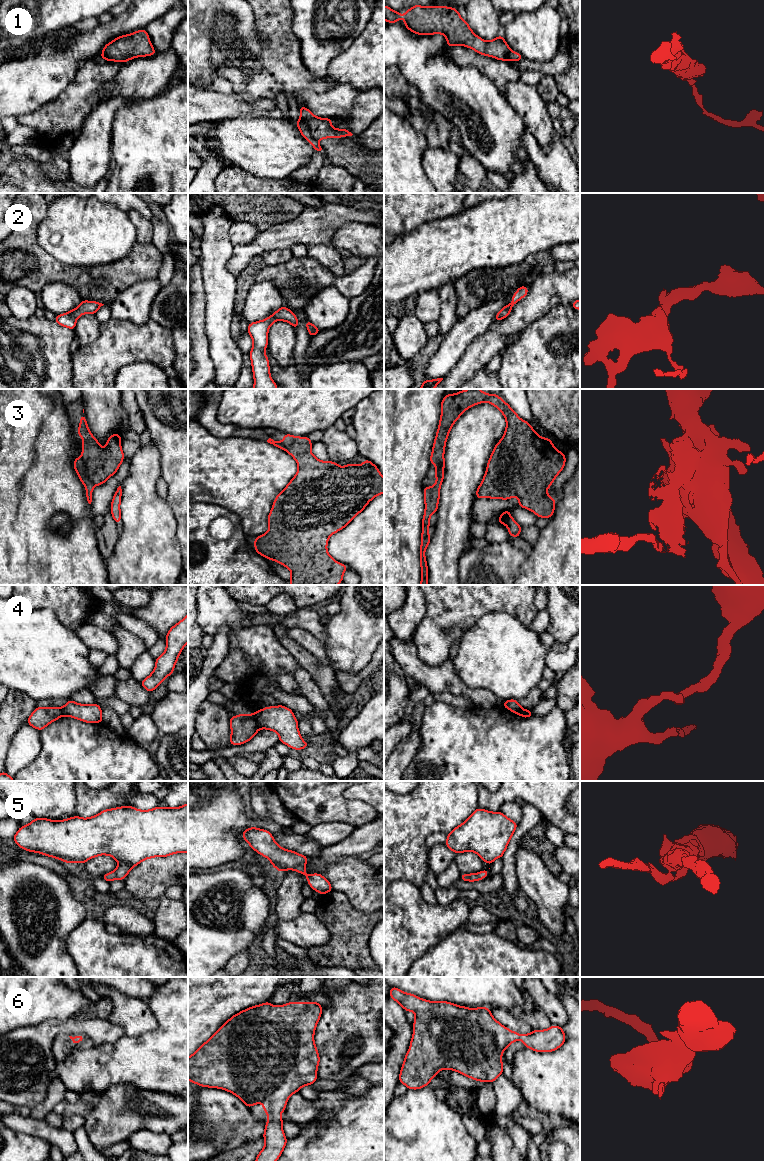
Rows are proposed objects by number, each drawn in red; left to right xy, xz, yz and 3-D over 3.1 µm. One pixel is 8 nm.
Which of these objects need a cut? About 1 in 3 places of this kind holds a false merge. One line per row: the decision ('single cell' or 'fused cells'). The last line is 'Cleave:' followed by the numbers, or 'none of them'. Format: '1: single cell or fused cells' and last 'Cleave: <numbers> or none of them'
1: fused cells
2: single cell
3: fused cells
4: fused cells
5: single cell
6: single cell
Cleave: 1, 3, 4

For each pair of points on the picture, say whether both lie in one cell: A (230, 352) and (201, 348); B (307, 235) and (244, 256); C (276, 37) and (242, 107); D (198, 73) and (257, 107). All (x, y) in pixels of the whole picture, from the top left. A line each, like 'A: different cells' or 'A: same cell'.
A: different cells
B: same cell
C: different cells
D: different cells

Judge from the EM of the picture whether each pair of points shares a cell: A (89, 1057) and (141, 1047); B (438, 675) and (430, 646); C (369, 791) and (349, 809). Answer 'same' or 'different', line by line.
A: same
B: different
C: different

